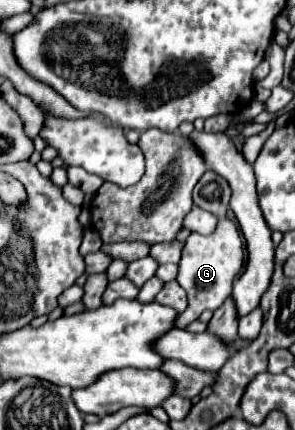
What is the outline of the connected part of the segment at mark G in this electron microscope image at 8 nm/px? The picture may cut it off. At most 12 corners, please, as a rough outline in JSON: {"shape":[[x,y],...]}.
{"shape":[[218,220],[212,234],[192,232],[178,284],[188,308],[186,328],[232,294],[244,266],[236,224]]}

